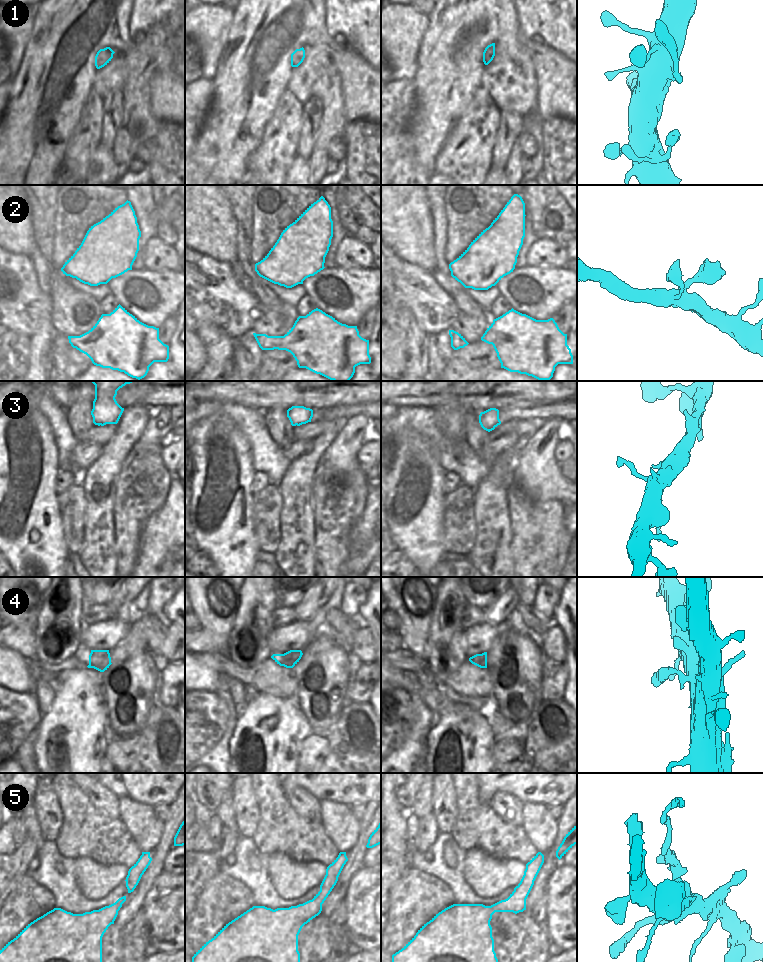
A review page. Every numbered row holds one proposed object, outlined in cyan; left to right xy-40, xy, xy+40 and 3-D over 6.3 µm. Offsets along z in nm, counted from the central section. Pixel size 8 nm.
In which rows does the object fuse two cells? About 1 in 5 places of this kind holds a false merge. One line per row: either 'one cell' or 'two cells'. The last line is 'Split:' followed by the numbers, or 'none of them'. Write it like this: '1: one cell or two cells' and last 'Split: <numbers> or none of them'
1: one cell
2: one cell
3: two cells
4: one cell
5: two cells
Split: 3, 5

